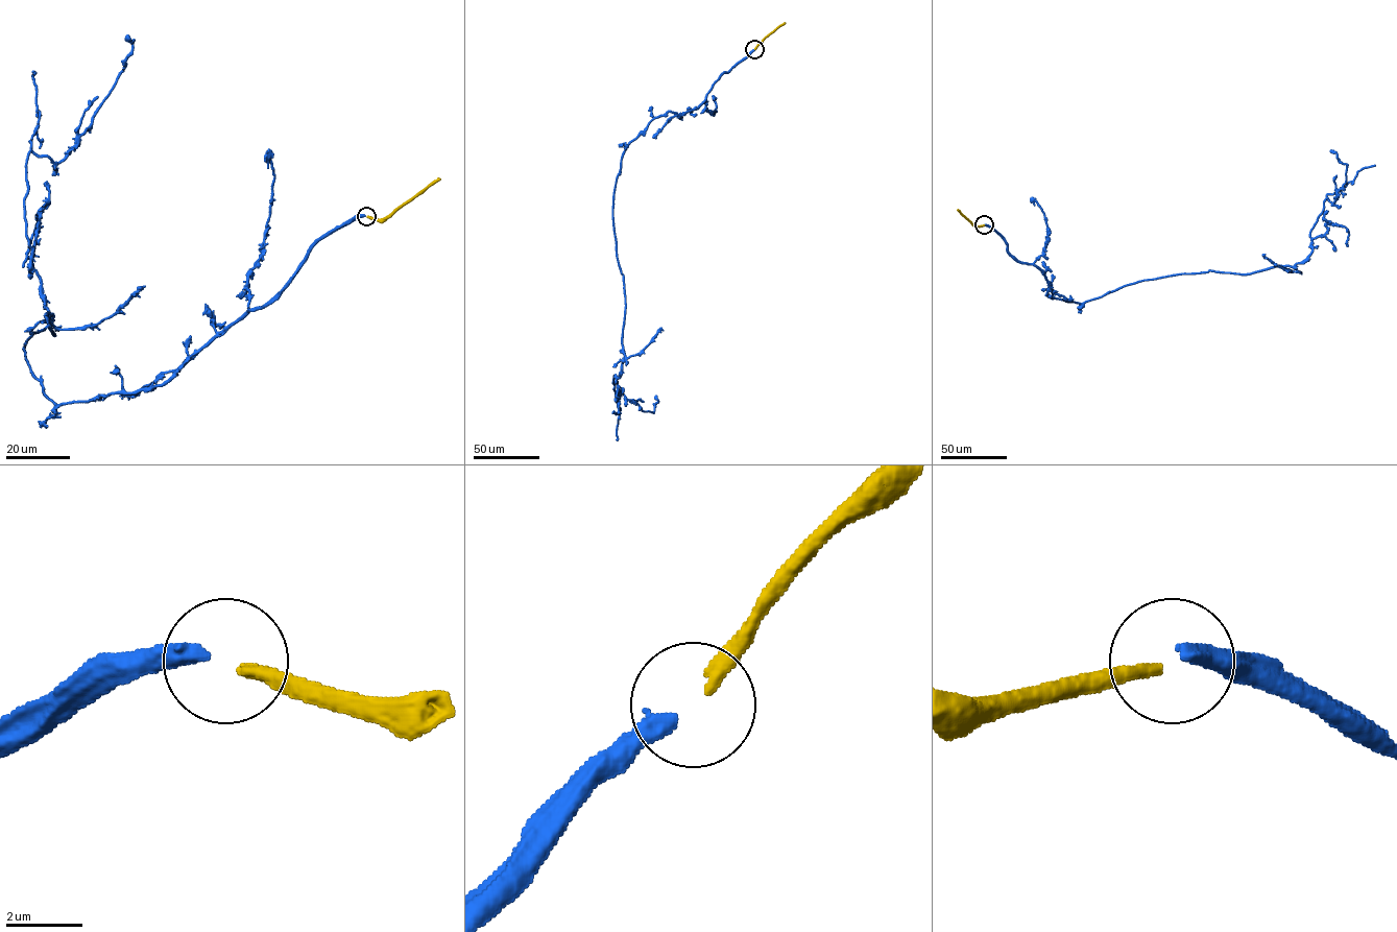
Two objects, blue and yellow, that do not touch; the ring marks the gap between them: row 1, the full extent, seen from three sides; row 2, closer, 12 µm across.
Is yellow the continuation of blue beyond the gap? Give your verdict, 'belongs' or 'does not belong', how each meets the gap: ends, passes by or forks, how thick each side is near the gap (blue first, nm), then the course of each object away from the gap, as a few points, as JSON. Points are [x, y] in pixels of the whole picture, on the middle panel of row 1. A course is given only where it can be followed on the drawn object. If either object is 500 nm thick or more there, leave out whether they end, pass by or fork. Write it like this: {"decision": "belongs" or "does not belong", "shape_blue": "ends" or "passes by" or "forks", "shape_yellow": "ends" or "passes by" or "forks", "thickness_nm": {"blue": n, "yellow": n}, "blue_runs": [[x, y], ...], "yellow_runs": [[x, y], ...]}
{"decision": "does not belong", "shape_blue": "ends", "shape_yellow": "ends", "thickness_nm": {"blue": 440, "yellow": 320}, "blue_runs": [[754, 50], [697, 108], [654, 118], [621, 159], [625, 358], [612, 382], [644, 411], [655, 396]], "yellow_runs": [[754, 49], [785, 23]]}

